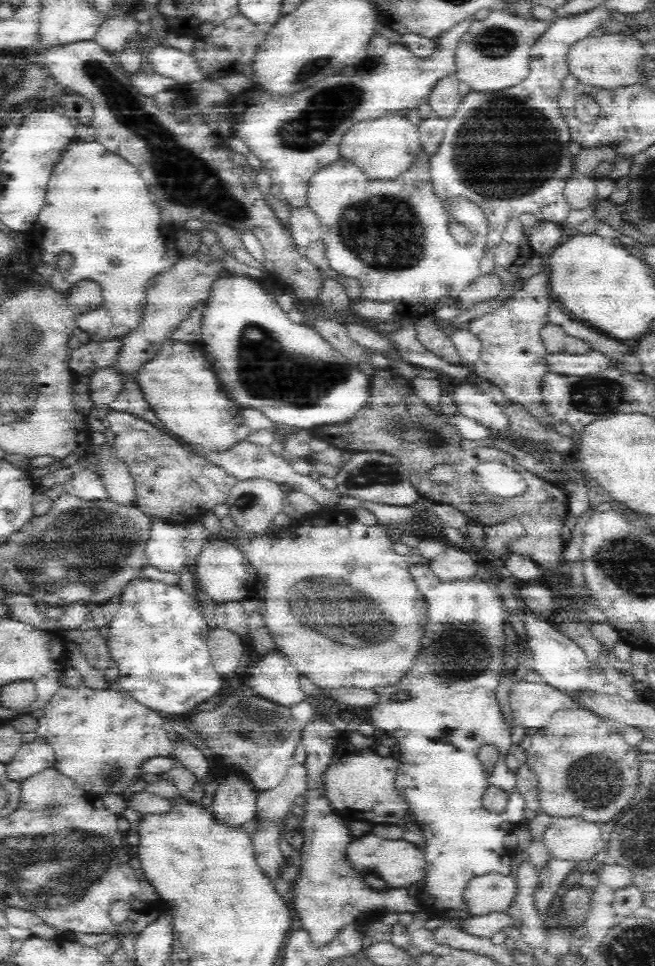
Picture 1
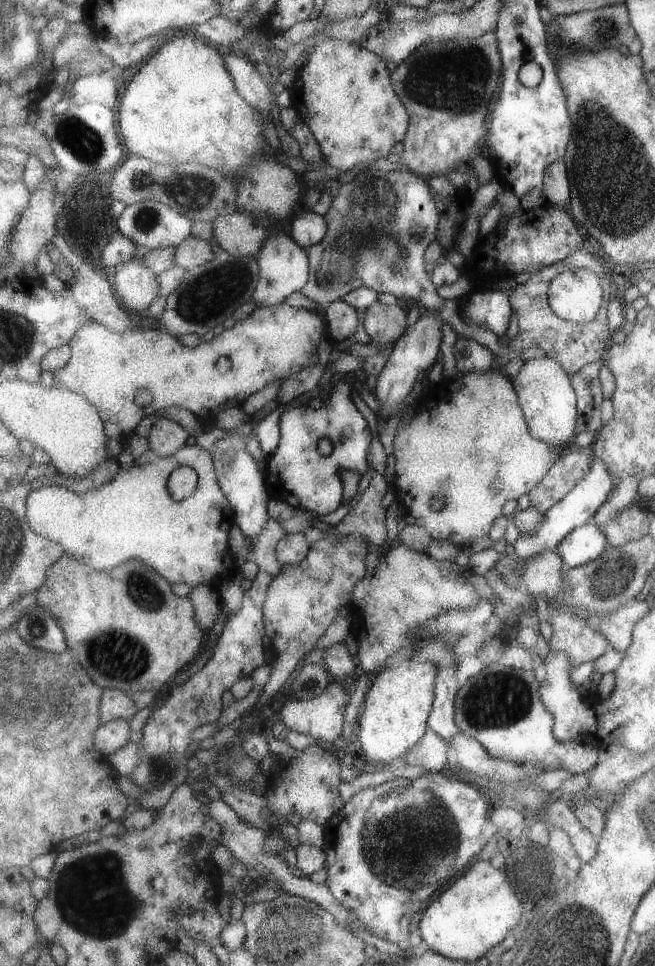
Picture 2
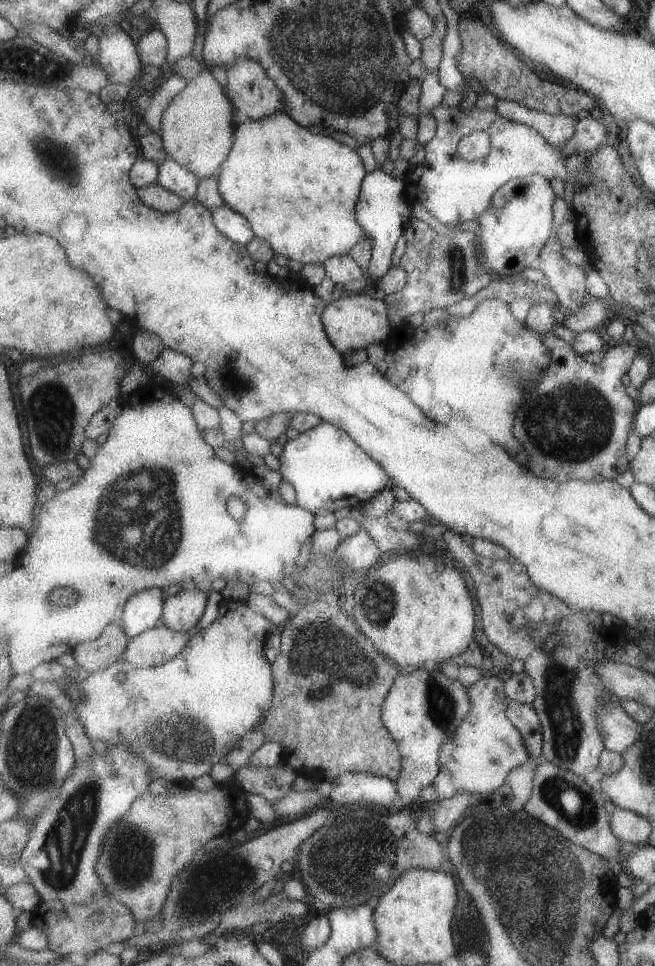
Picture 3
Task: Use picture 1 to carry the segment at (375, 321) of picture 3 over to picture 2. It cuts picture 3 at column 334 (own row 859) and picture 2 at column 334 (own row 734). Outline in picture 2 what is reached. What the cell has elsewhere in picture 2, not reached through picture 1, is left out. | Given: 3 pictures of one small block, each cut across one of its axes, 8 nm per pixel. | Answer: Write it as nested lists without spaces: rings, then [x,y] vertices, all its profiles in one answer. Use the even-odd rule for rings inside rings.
[[[339,300],[333,302],[331,306],[327,306],[323,310],[323,316],[327,320],[327,328],[329,328],[329,336],[335,344],[351,338],[357,328],[359,328],[359,318],[363,316],[363,312],[359,312],[357,308],[353,308],[349,302]]]

